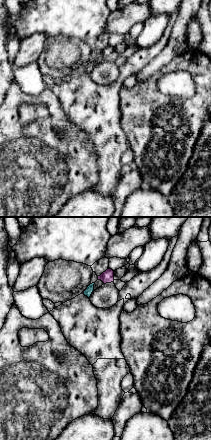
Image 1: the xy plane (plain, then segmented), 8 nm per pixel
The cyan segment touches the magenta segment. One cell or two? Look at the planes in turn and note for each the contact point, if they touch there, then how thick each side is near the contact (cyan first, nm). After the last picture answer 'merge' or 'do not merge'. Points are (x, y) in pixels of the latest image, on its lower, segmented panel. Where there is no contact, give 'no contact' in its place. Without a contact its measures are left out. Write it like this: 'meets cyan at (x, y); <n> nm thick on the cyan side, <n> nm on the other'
meets cyan at (85, 290); 60 nm thick on the cyan side, 20 nm on the other

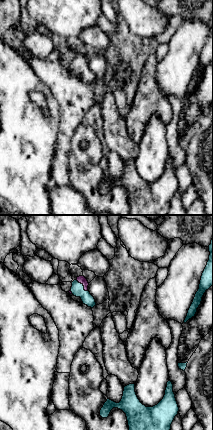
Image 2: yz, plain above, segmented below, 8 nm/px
meets cyan at (83, 286); 110 nm thick on the cyan side, 60 nm on the other

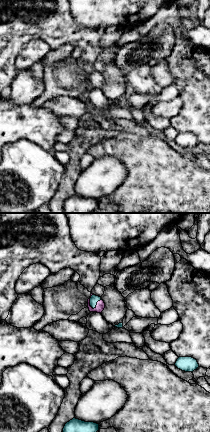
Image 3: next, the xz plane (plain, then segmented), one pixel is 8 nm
meets cyan at (96, 304); 70 nm thick on the cyan side, 70 nm on the other

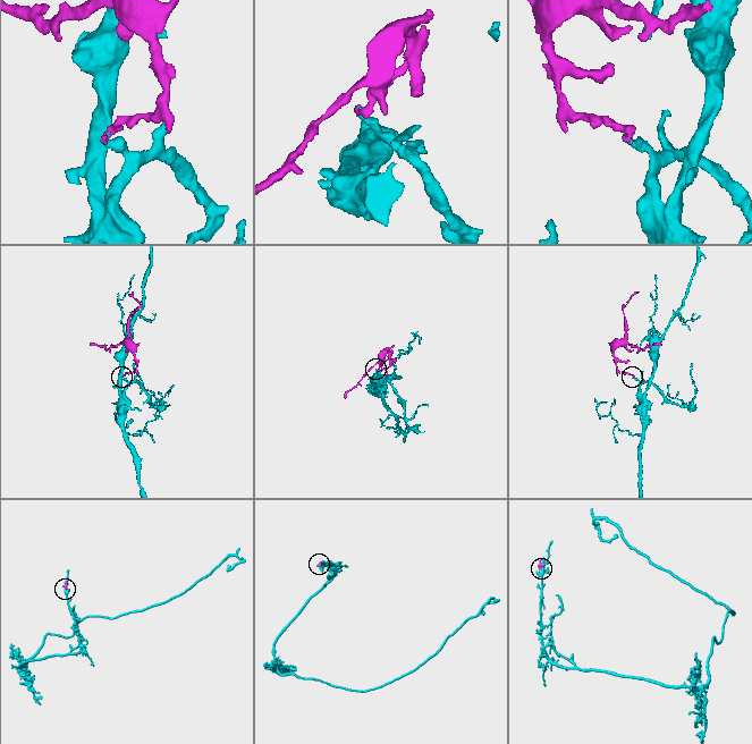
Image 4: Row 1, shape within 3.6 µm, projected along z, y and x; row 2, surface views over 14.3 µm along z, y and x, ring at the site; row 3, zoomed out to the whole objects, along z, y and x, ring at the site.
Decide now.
merge

